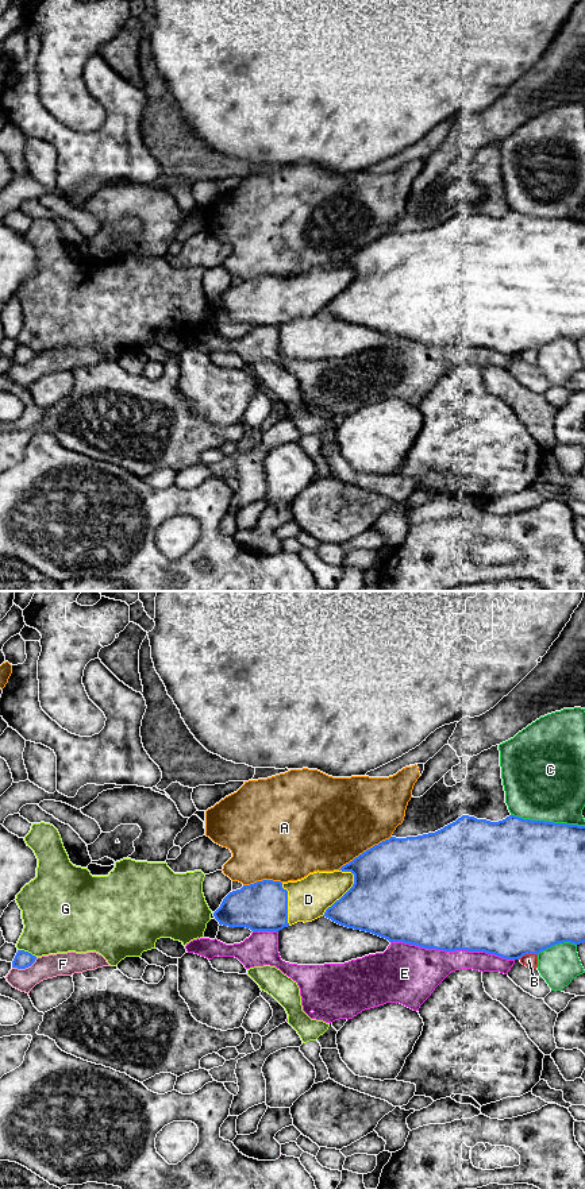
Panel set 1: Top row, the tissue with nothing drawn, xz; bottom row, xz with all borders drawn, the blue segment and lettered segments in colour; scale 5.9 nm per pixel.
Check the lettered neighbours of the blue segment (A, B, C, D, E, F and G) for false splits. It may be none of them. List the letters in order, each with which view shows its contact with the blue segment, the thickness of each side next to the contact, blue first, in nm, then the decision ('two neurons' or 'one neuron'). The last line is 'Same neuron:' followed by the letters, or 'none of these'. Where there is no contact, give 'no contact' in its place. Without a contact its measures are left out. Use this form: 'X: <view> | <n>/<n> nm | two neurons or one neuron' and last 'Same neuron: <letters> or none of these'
A: xz | 480/500 nm | two neurons
B: xz | 500/80 nm | two neurons
C: xz | 500/480 nm | two neurons
D: xz | 440/240 nm | one neuron
E: xz | 500/280 nm | two neurons
F: xz | 100/140 nm | two neurons
G: xz | 100/380 nm | two neurons
Same neuron: D

